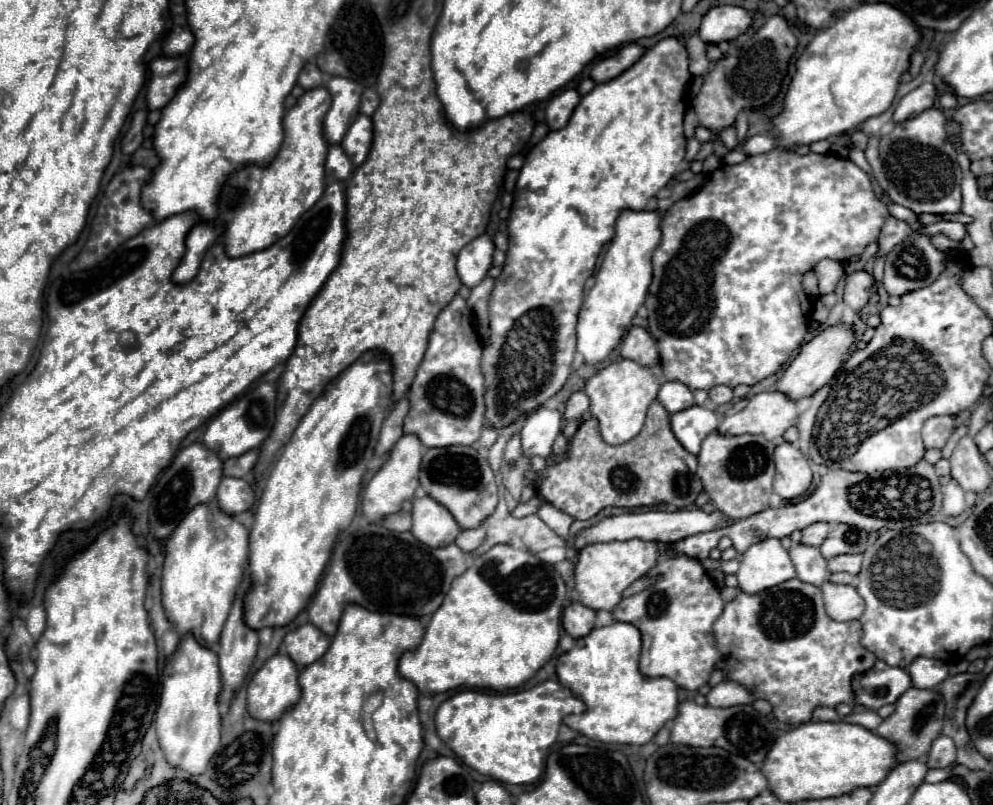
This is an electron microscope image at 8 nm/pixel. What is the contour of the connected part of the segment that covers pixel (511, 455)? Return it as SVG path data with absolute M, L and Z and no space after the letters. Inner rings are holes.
M516 432L516 434L512 434L512 438L508 440L508 444L506 444L506 454L504 454L504 460L506 462L516 462L516 458L520 456L520 434Z

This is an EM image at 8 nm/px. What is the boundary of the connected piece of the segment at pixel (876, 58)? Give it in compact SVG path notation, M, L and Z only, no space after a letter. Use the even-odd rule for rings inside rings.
M864 2L858 8L852 8L844 16L836 18L826 30L814 36L796 64L798 70L786 94L784 112L774 118L780 146L792 150L796 144L826 140L830 136L856 130L864 120L886 112L896 96L902 74L910 68L910 56L920 40L920 28L914 26L914 22L910 22L910 18L902 14L902 10L886 6L886 2Z

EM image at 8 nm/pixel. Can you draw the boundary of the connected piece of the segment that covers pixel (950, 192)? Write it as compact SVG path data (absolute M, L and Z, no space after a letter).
M928 108L922 114L894 124L892 132L880 138L880 158L888 178L888 198L916 214L956 214L962 208L960 182L956 178L956 150L946 134L946 116L940 108Z

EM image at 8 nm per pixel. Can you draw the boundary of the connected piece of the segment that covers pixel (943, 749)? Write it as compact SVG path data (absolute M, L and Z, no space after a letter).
M938 736L932 742L932 748L928 752L926 762L928 762L930 768L948 768L948 766L952 766L956 762L956 746L954 746L952 738Z

